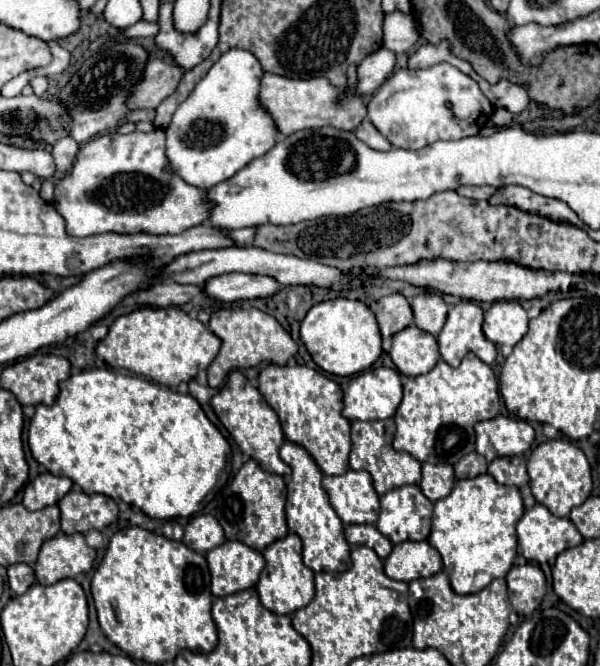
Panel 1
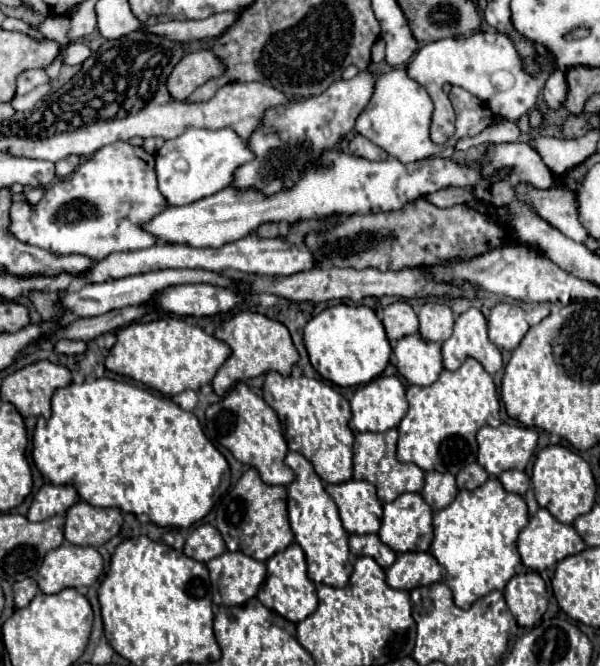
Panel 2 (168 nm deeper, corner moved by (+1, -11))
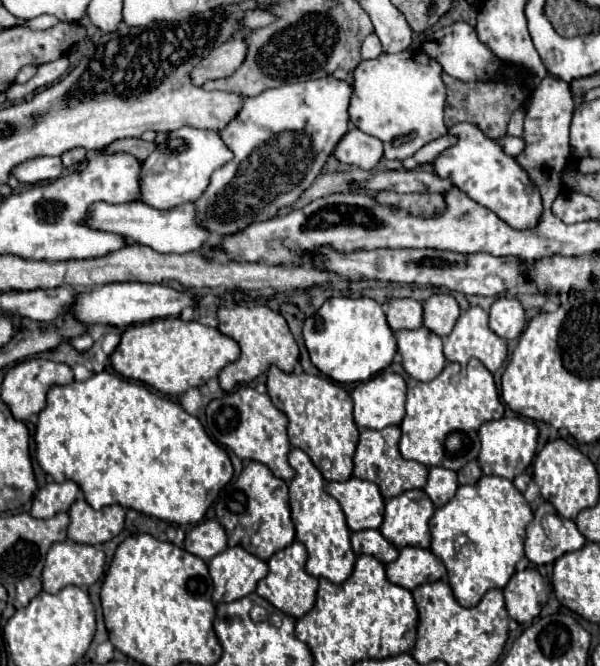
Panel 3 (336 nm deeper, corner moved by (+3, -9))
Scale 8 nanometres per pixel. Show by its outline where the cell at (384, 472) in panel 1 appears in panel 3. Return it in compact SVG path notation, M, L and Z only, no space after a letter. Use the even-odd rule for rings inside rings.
M386 427L382 431L362 429L354 453L354 477L374 481L380 487L384 499L396 497L408 489L422 489L428 477L428 467L424 467L418 461L408 461L400 455L398 439L400 439L400 427Z

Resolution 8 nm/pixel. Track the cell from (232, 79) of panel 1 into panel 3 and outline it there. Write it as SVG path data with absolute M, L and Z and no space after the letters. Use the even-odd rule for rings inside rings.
M180 127L172 131L168 139L160 143L142 163L140 199L156 209L172 209L188 201L198 201L198 197L210 185L212 173L232 157L234 153L226 149L226 143L222 141L222 137L218 137L216 131Z

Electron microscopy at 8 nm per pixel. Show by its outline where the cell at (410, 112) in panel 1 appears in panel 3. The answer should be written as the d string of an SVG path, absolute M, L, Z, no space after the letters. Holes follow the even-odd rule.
M410 49L396 55L382 53L372 61L362 61L354 69L354 95L348 109L350 121L366 135L378 137L384 143L386 159L404 161L406 157L412 157L420 147L448 133L442 111L446 89L440 73L442 67L434 59ZM410 133L414 133L410 141L394 147L394 139Z

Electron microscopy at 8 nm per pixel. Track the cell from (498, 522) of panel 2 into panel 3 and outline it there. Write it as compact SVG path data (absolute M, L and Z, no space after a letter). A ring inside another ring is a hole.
M484 475L474 485L460 485L456 495L430 519L431 544L430 549L434 555L442 559L448 571L448 583L462 607L474 607L488 589L504 587L512 573L516 571L516 563L524 557L524 527L532 521L532 509L528 501L522 497L522 493L512 485L512 481L496 475ZM456 537L468 537L468 543L462 545L460 551L454 549Z

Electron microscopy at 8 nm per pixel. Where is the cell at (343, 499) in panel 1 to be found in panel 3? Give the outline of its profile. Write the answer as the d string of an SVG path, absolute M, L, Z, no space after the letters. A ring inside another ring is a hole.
M350 477L348 481L326 483L326 491L340 503L346 515L346 523L352 531L380 527L384 513L384 499L376 483Z

